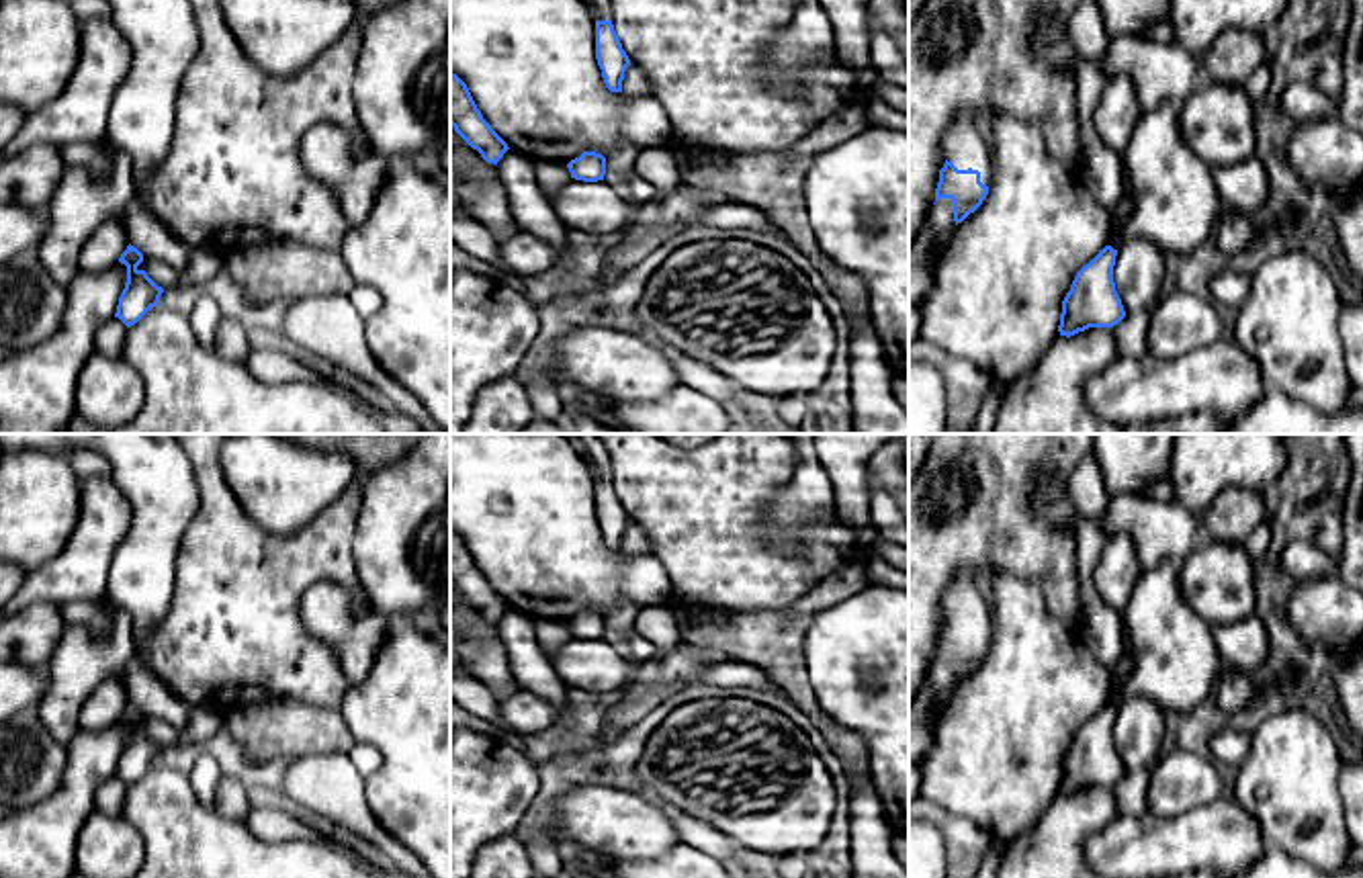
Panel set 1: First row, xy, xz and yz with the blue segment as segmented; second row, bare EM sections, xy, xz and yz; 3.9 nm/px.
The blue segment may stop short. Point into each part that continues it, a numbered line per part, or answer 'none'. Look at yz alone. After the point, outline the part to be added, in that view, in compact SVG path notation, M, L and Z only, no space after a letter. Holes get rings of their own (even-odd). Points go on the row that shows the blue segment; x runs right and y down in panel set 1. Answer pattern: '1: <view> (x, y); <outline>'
1: yz (964, 146); M966 113L958 115L943 135L943 153L958 170L978 170L980 182L991 182L991 153L980 125Z

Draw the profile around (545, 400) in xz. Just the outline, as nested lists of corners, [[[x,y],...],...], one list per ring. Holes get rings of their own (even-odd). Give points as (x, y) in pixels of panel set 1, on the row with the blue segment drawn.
[[[542,364],[542,368],[528,381],[526,391],[530,395],[530,405],[534,415],[544,420],[561,420],[563,418],[563,401],[557,393],[557,381]]]

